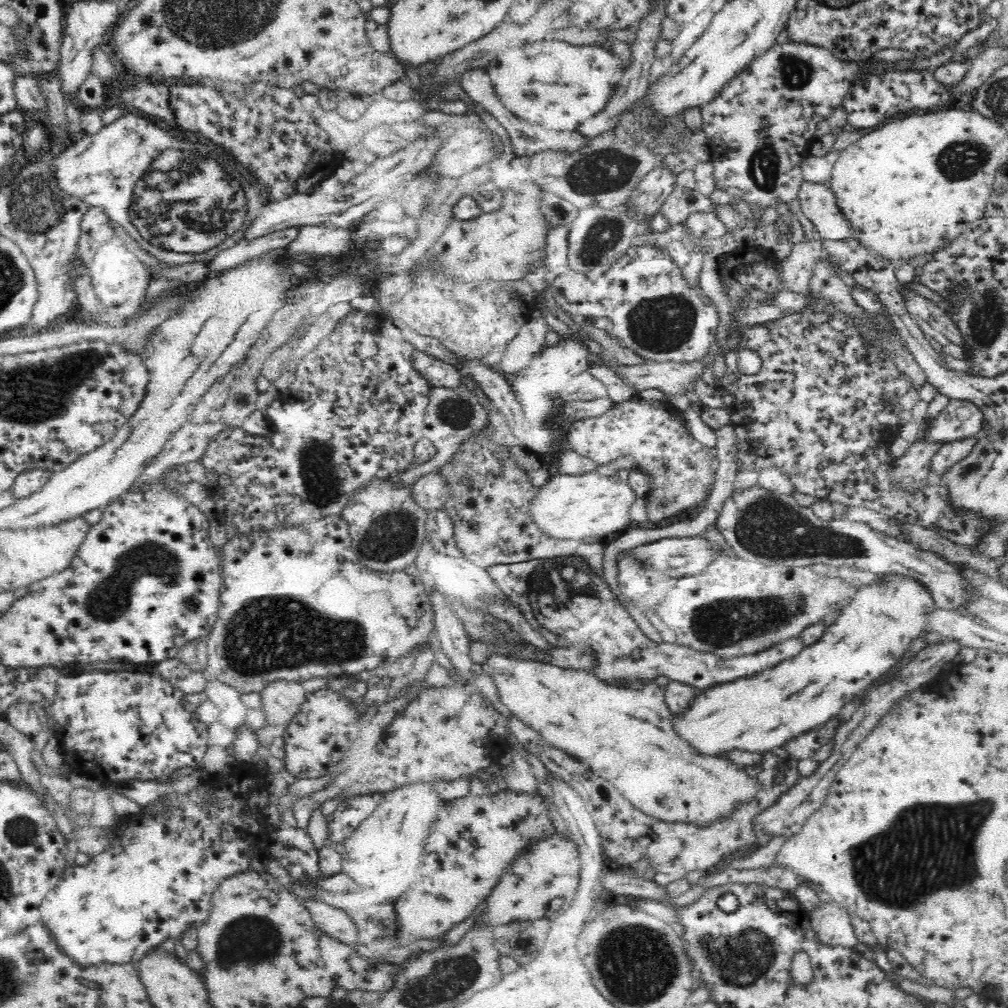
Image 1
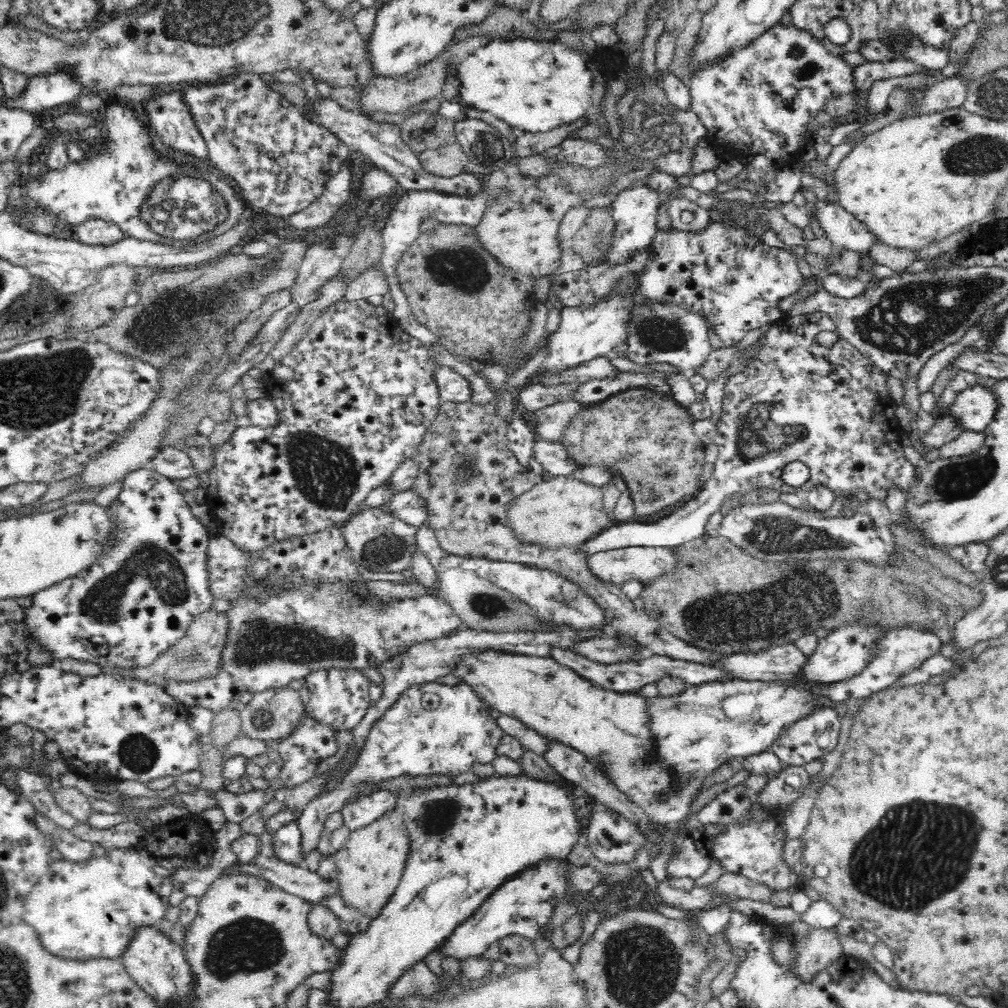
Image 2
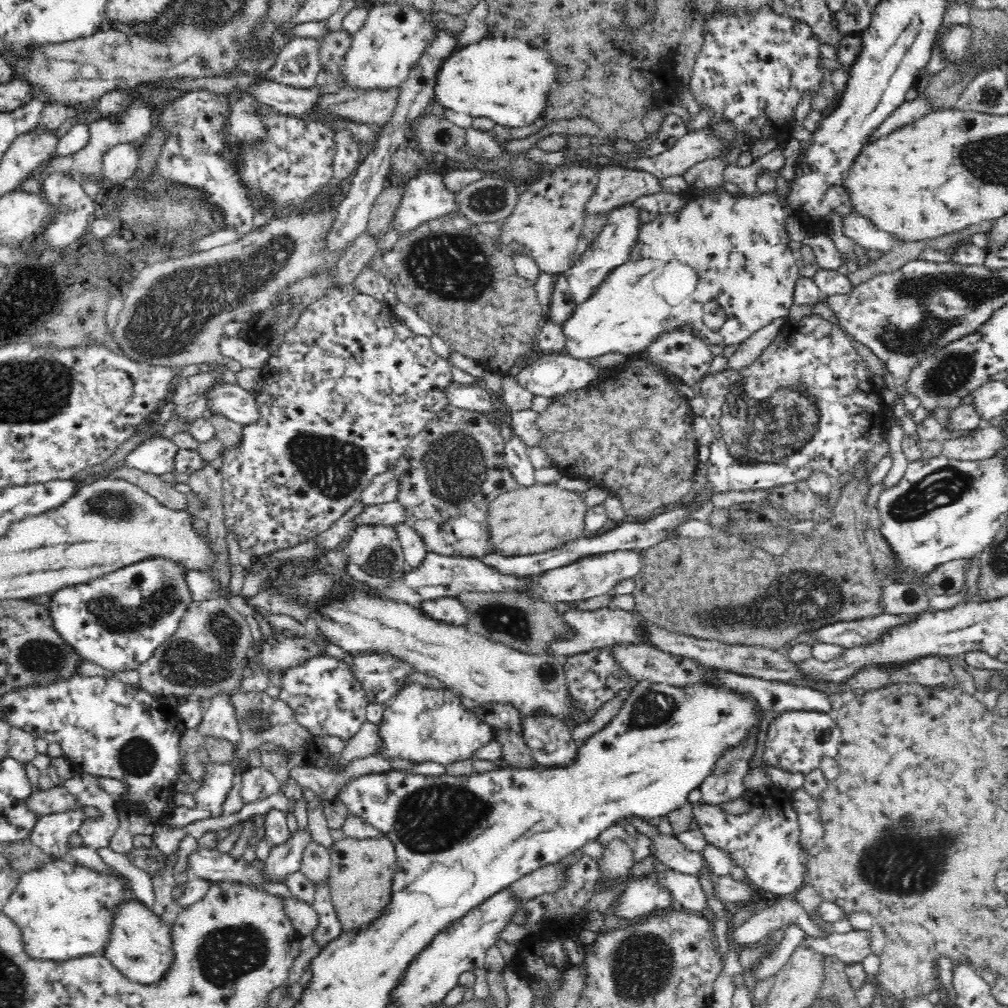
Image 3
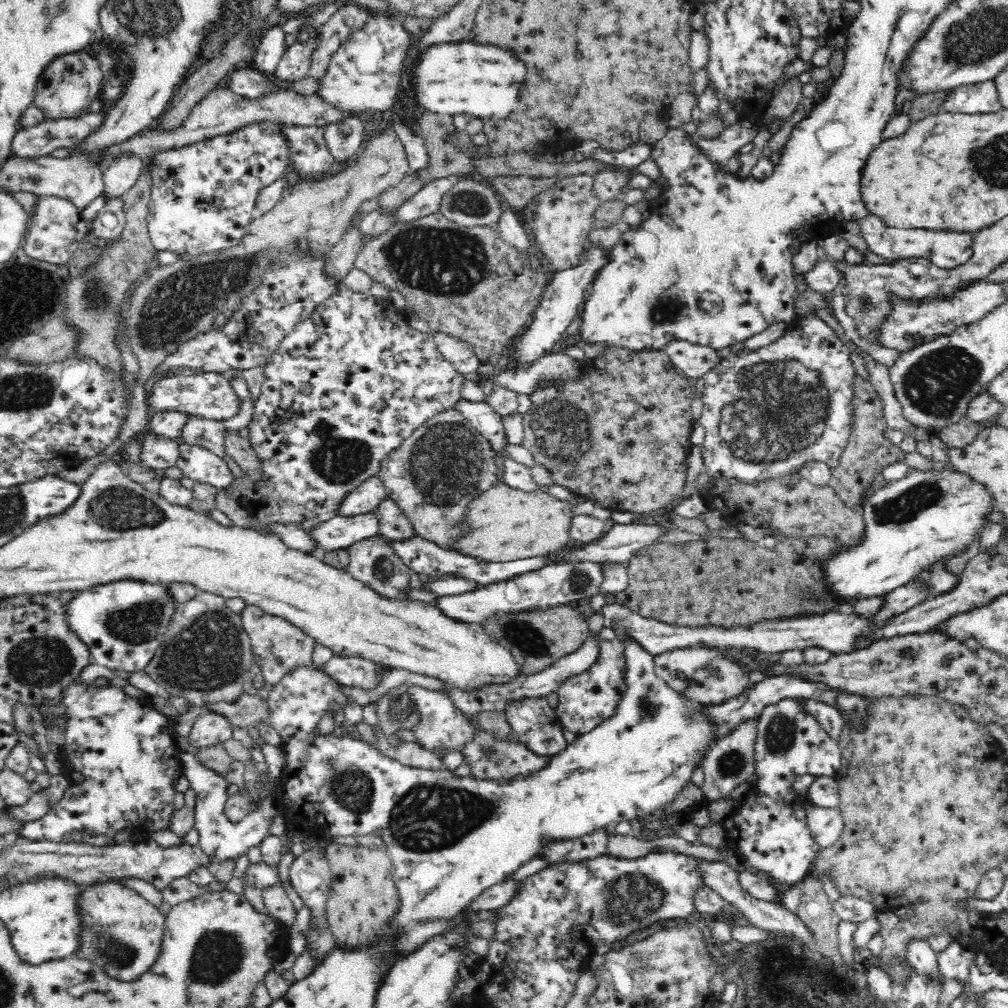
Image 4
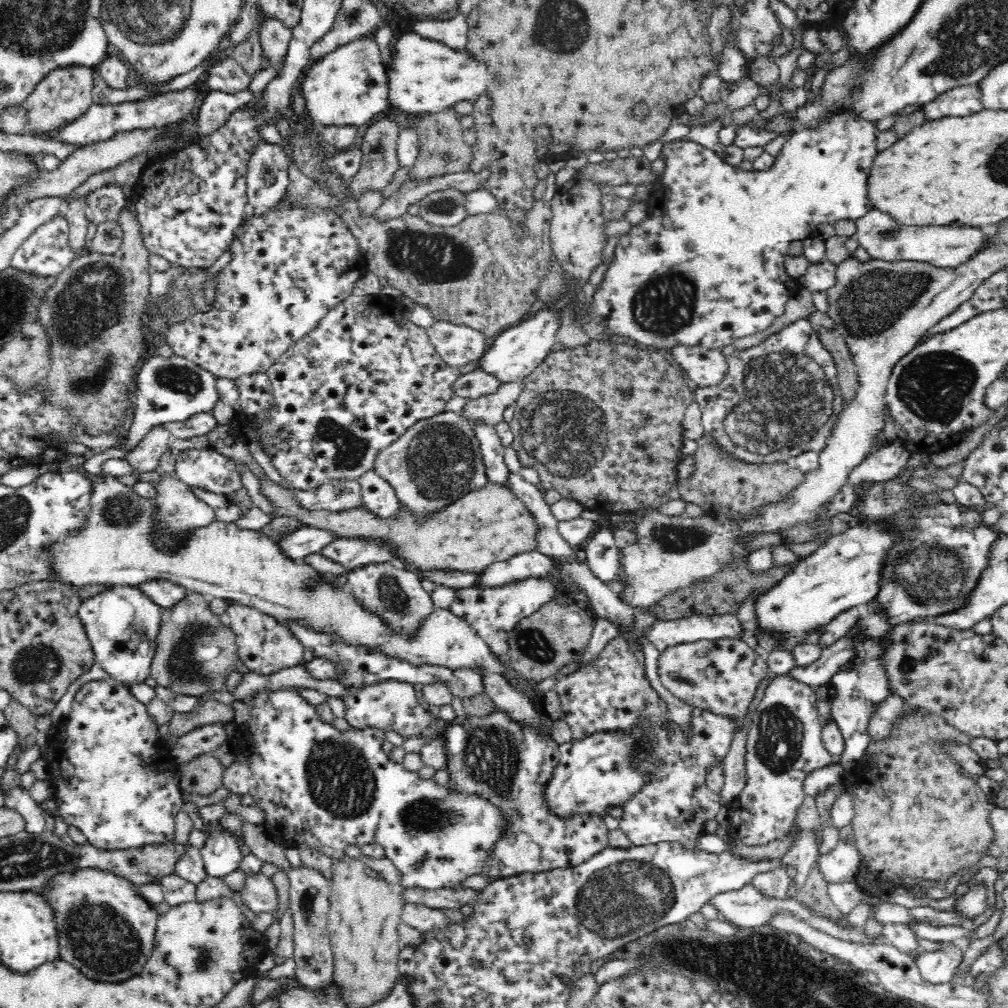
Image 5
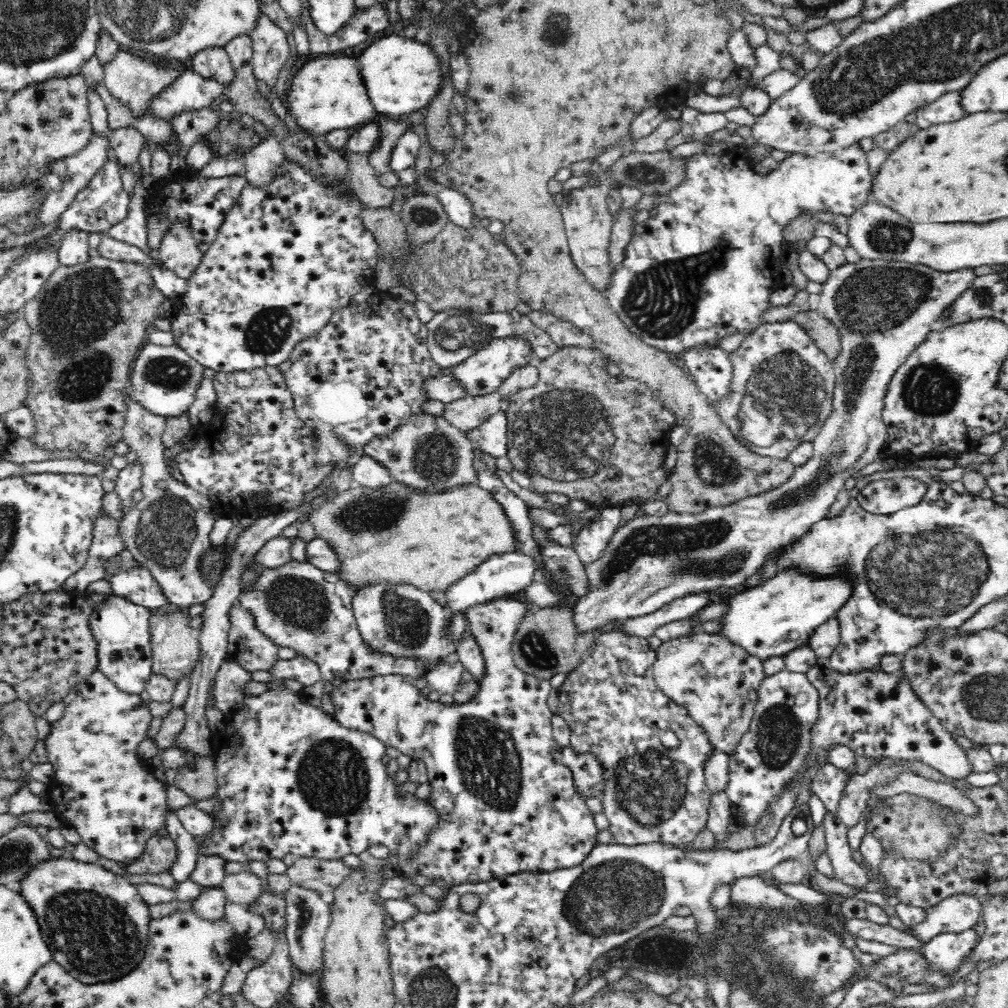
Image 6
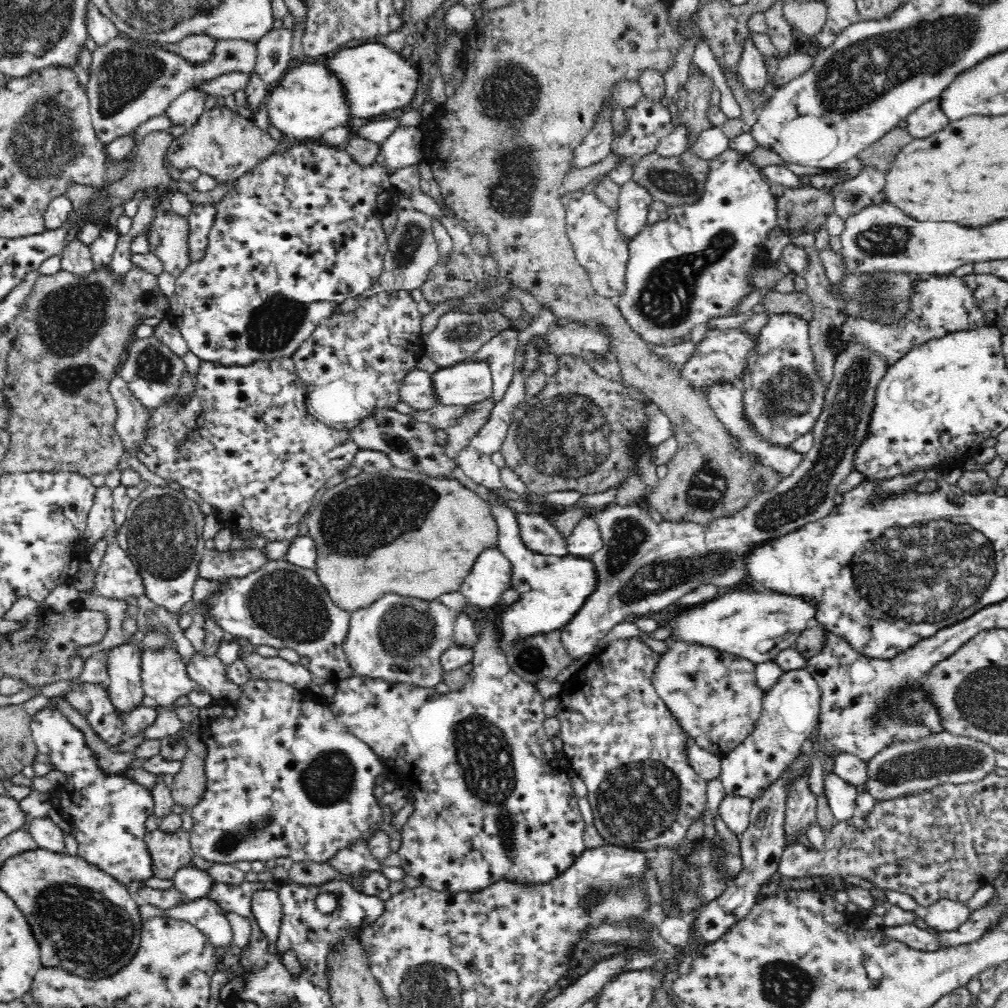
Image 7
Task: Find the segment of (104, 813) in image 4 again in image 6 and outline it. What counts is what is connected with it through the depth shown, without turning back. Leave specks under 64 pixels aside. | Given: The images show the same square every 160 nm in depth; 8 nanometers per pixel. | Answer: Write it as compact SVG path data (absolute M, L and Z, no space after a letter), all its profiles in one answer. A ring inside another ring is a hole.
M99 670L92 672L84 681L71 689L63 698L65 710L62 718L50 723L50 732L44 739L48 762L54 767L54 779L49 782L49 794L46 796L51 807L51 811L62 821L63 825L74 827L81 836L81 840L86 846L99 853L100 856L116 863L124 863L127 860L136 858L143 853L146 843L150 838L158 835L160 830L167 826L167 818L173 810L168 806L168 792L166 792L166 782L160 772L150 767L146 760L138 756L138 746L148 738L148 730L152 718L147 702L140 698L140 695L130 694L128 691L120 690L105 674Z

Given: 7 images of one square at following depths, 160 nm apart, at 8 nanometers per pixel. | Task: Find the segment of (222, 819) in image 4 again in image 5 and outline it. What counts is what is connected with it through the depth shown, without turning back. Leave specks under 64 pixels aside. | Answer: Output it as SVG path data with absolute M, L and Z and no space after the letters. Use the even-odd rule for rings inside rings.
M206 821L206 843L200 849L208 876L223 876L234 872L242 861L242 836L232 834L222 822Z

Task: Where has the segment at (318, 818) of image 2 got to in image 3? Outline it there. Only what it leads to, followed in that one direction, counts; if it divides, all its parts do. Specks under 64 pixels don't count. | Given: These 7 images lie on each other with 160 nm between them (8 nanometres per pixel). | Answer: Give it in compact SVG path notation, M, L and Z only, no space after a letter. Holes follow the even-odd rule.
M416 682L399 690L384 706L378 736L382 744L375 754L388 762L436 762L444 766L474 758L474 752L496 741L494 728L482 722L474 711L463 707L455 690L426 688ZM308 827L296 829L284 844L275 845L270 849L269 856L262 862L266 875L278 882L292 872L300 871L304 854L312 842L315 840Z

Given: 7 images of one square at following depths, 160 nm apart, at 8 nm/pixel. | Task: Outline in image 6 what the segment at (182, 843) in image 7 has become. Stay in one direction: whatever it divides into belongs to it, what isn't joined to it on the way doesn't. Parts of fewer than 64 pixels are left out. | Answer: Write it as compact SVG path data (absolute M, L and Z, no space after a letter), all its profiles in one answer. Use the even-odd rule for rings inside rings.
M156 835L154 838L150 838L146 843L145 849L140 856L136 858L127 860L122 864L126 865L126 872L128 874L160 874L160 873L168 873L171 870L172 864L177 857L177 848L174 844L174 841L167 835Z

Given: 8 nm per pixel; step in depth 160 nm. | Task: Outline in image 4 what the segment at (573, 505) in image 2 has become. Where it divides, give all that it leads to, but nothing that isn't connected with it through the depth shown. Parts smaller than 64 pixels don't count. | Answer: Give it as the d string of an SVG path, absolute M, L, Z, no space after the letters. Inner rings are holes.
M506 449L497 452L500 482L471 503L467 517L471 528L464 539L448 547L448 550L474 555L485 562L506 562L550 555L571 544L572 520L575 518L571 502L554 498L544 487L526 491L508 486L503 482L502 474L502 462L507 456Z

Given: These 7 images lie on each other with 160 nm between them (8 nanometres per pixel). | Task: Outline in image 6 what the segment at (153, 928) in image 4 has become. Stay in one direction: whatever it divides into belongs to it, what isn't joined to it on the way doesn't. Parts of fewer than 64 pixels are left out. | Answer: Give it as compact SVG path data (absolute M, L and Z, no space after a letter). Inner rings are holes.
M66 854L36 866L24 878L20 893L36 910L44 940L52 951L53 960L64 967L73 978L84 983L115 982L138 968L148 946L151 920L150 907L134 883L114 874L98 863L78 861Z

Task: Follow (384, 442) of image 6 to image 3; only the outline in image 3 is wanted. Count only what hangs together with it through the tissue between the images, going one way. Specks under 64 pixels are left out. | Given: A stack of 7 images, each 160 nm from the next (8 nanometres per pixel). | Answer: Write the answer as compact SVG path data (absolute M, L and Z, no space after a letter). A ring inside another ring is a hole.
M497 401L494 403L494 410L489 413L478 413L448 404L428 422L427 429L410 441L393 467L400 473L397 500L406 508L410 526L423 539L428 551L444 556L477 559L496 553L491 528L488 526L491 503L502 494L521 487L505 460L506 440L500 434L502 417L502 409Z

